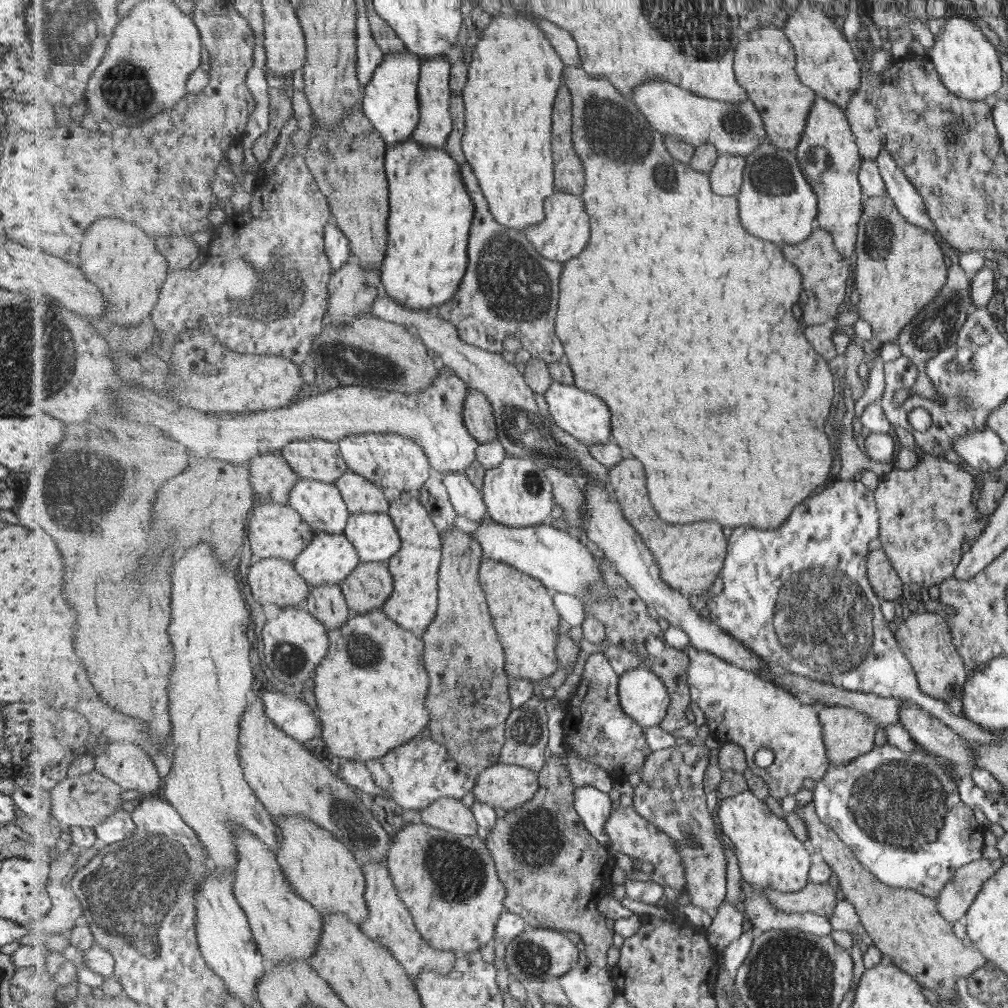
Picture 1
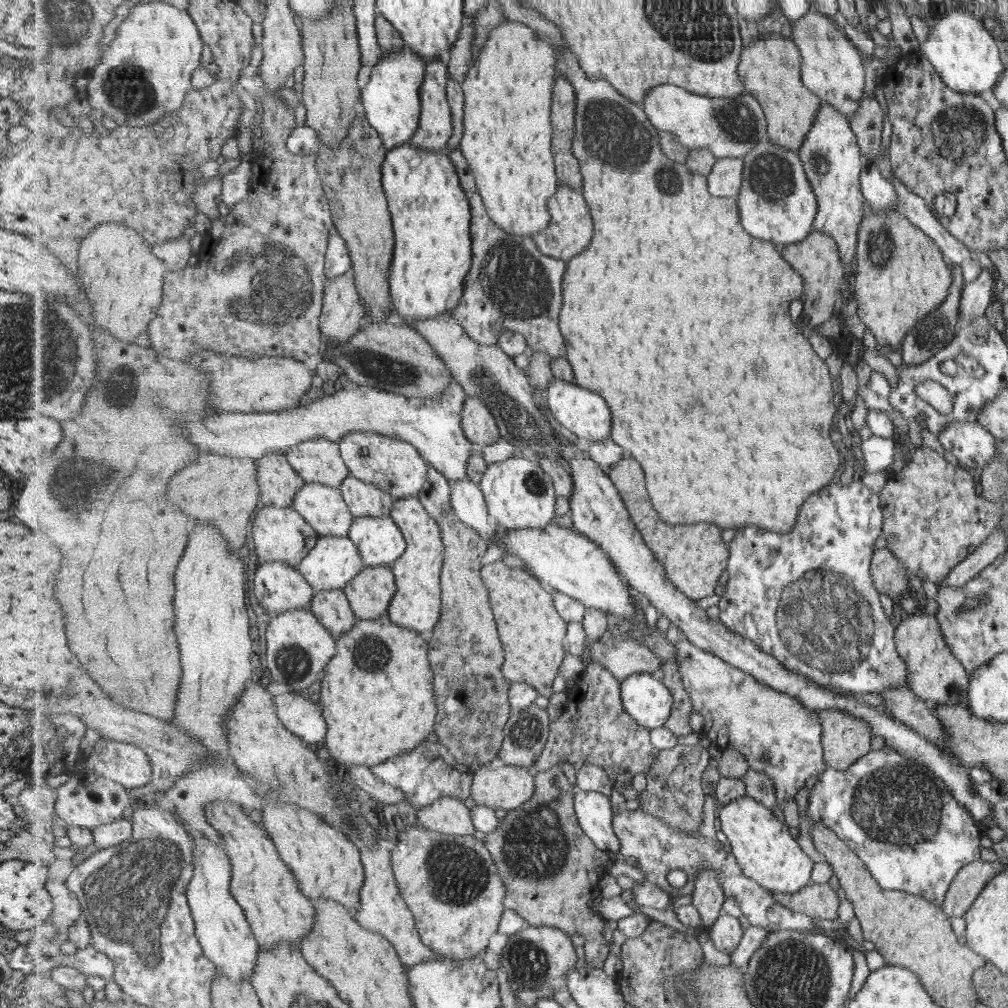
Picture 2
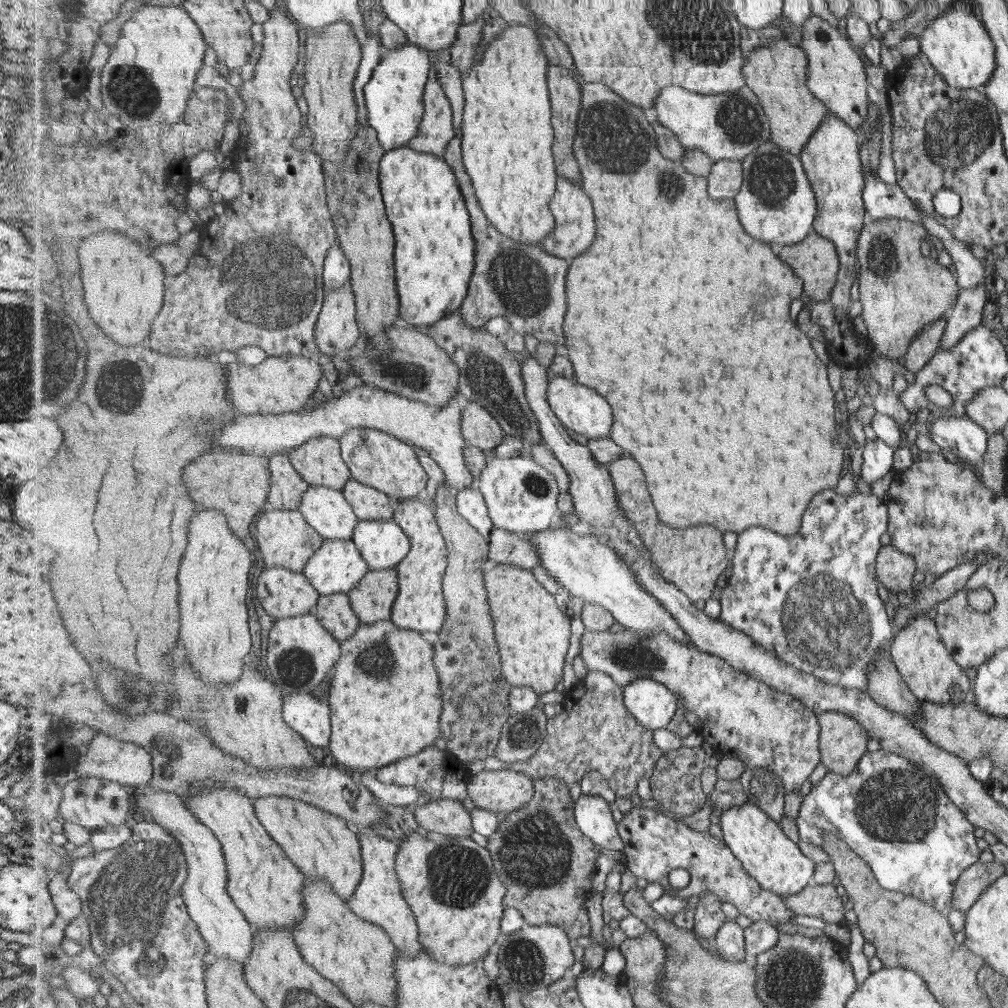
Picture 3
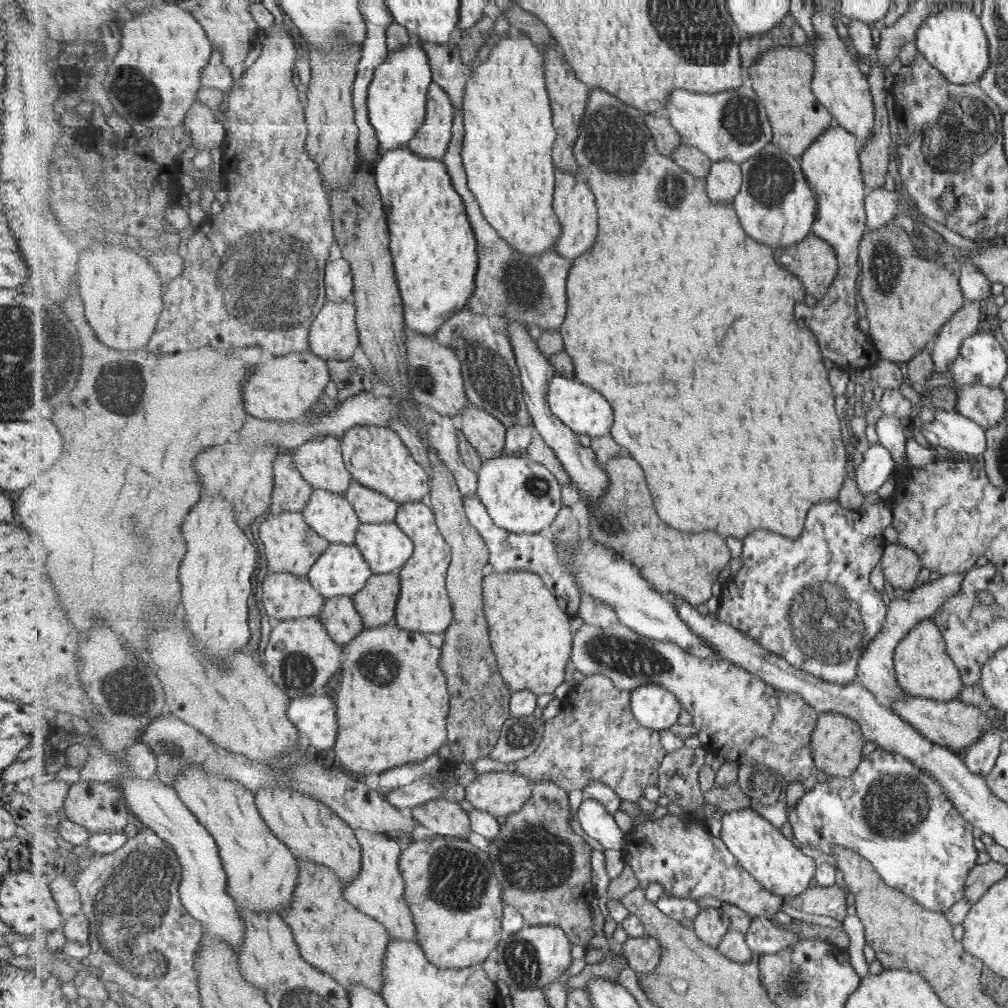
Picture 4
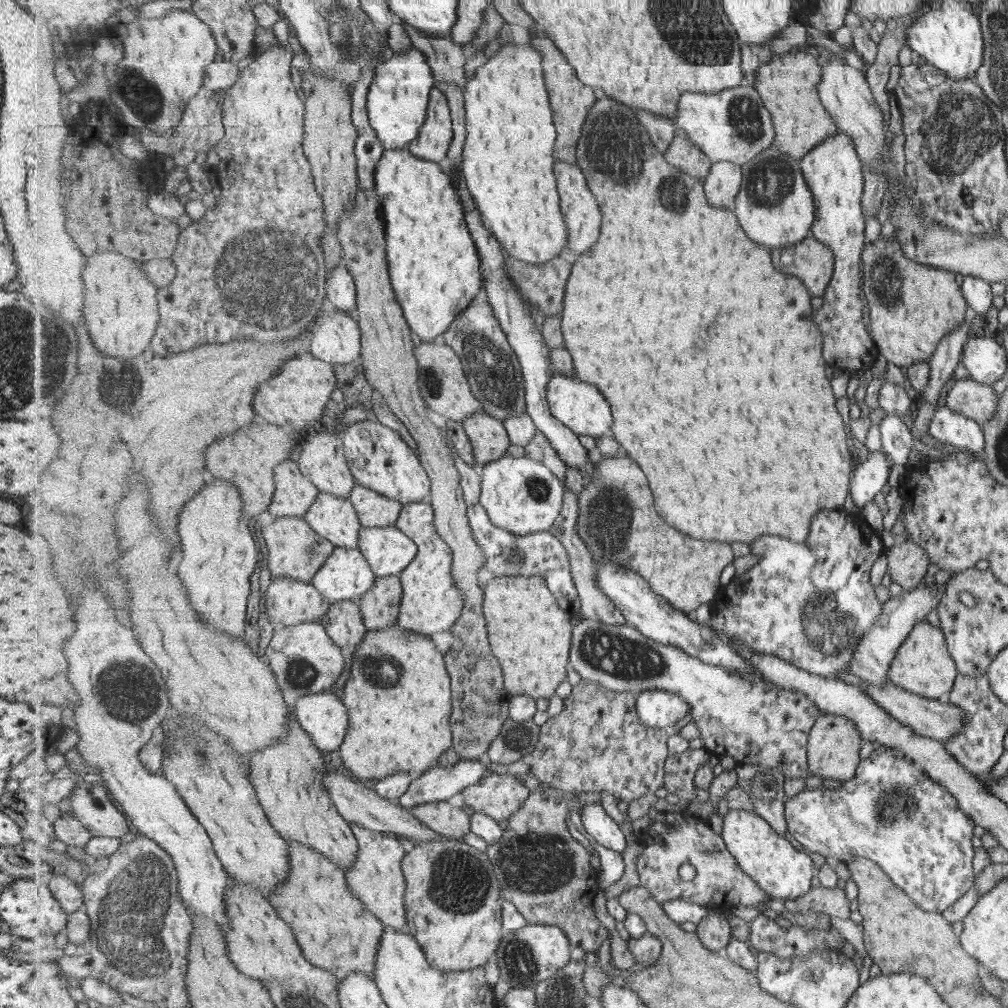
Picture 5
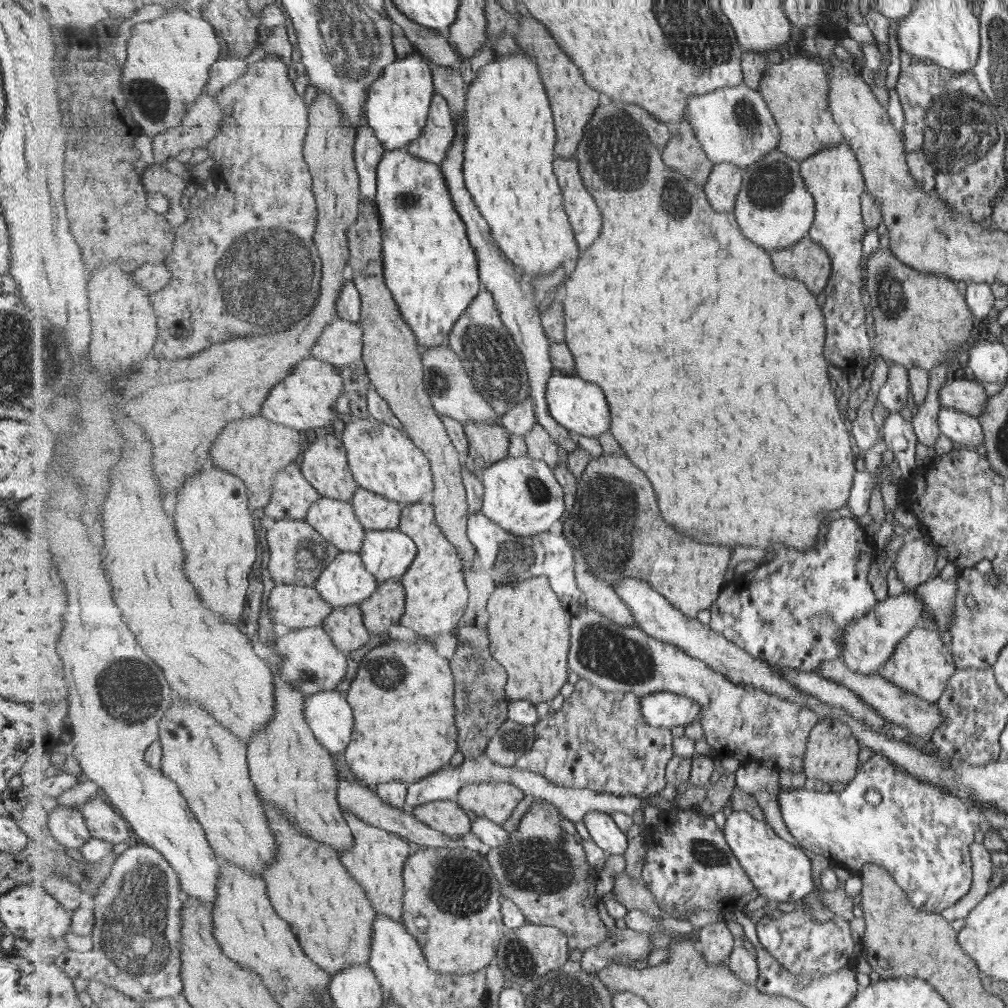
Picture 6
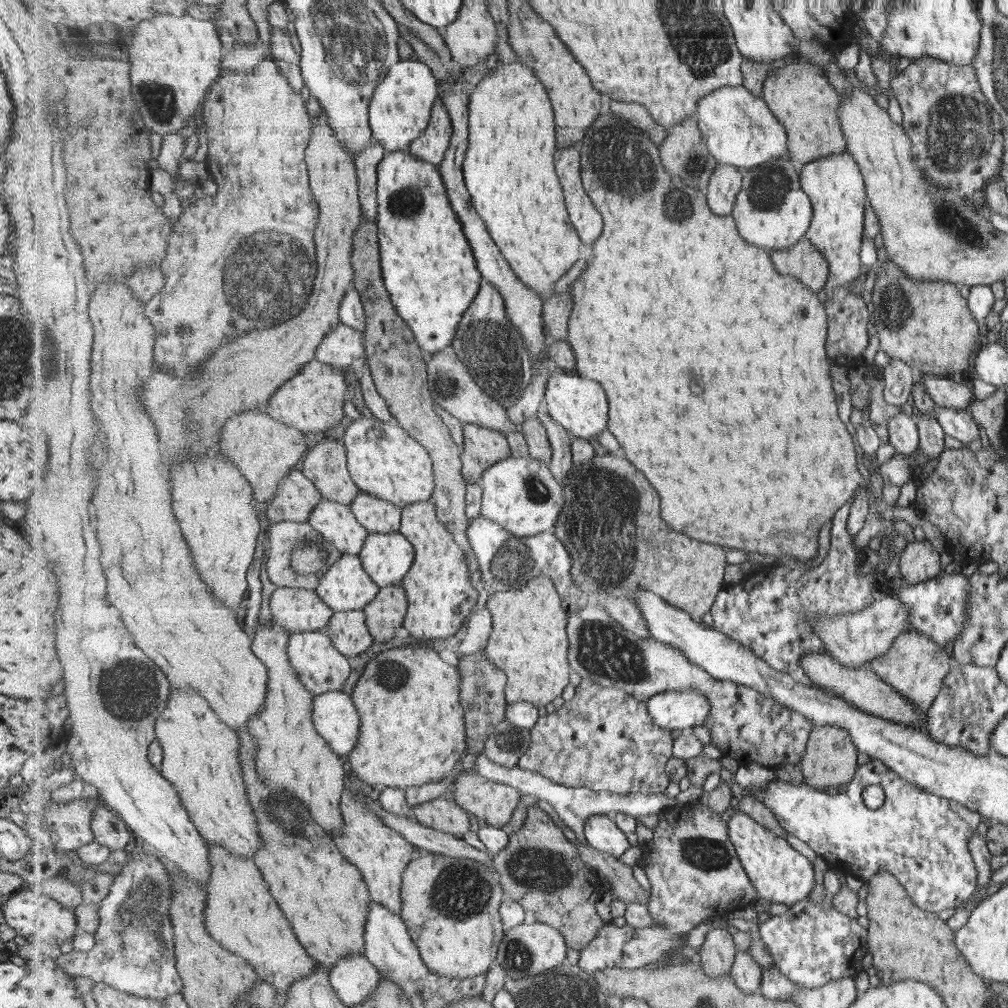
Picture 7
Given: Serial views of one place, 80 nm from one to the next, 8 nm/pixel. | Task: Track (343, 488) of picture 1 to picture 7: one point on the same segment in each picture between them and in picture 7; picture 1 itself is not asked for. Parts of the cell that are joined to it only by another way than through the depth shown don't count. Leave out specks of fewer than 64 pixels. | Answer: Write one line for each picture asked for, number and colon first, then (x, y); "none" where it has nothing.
2: (363, 499)
3: (368, 503)
4: (371, 506)
5: (375, 510)
6: (376, 513)
7: (380, 516)

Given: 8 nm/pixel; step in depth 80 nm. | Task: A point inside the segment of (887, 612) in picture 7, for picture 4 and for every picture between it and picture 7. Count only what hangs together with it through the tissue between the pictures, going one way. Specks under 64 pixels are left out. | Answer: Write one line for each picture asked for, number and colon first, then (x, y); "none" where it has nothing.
4: (876, 671)
5: (877, 649)
6: (868, 642)

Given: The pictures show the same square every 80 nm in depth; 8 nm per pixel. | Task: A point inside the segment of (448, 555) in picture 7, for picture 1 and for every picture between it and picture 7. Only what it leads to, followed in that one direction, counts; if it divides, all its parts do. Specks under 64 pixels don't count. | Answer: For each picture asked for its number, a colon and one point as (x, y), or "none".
1: (414, 603)
2: (417, 605)
3: (420, 605)
4: (425, 605)
5: (431, 603)
6: (436, 594)

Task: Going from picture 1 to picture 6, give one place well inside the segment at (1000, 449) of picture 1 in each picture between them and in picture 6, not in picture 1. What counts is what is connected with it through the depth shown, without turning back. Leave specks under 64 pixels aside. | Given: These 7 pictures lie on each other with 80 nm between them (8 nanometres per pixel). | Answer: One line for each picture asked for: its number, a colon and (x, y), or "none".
2: (969, 443)
3: (959, 437)
4: (950, 431)
5: (956, 432)
6: (963, 430)

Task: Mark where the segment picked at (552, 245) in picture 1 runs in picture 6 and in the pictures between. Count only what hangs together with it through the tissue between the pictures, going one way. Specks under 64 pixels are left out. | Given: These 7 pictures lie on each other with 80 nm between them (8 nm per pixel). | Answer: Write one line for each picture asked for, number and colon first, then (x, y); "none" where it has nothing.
2: (571, 230)
3: (575, 229)
4: (575, 204)
5: (581, 212)
6: (587, 222)

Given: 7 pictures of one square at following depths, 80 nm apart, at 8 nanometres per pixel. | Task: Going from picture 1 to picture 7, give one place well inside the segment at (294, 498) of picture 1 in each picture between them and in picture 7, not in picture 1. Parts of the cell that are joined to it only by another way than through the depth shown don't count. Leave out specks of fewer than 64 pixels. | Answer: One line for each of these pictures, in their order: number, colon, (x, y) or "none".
2: (324, 507)
3: (328, 511)
4: (330, 514)
5: (334, 517)
6: (336, 520)
7: (336, 521)

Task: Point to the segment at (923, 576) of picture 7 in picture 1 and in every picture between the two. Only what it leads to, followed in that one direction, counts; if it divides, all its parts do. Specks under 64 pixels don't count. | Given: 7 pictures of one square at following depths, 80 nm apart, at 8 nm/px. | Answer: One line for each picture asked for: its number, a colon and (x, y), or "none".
1: (882, 575)
2: (888, 572)
3: (894, 570)
4: (899, 565)
5: (906, 563)
6: (913, 562)

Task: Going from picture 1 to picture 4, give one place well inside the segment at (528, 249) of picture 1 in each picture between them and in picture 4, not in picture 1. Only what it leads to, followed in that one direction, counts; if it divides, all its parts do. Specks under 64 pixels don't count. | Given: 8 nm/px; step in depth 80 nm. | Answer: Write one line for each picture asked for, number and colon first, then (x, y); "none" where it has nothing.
2: (512, 282)
3: (527, 287)
4: (533, 289)

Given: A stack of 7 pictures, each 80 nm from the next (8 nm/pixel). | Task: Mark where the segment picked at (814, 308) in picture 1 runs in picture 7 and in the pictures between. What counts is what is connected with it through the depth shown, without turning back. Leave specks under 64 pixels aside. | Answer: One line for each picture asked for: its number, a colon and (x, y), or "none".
2: (817, 258)
3: (816, 260)
4: (815, 261)
5: (813, 261)
6: (809, 261)
7: (804, 261)

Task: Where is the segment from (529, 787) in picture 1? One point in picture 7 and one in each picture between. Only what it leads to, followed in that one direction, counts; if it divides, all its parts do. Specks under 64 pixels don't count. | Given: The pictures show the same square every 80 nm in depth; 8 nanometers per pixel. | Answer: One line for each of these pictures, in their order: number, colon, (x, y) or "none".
2: (507, 787)
3: (507, 790)
4: (503, 793)
5: (499, 795)
6: (496, 800)
7: (491, 802)

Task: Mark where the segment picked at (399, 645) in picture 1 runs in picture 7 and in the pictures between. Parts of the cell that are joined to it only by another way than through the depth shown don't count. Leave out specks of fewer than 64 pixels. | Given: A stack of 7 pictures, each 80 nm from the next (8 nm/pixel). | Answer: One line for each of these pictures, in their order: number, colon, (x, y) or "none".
2: (378, 693)
3: (385, 693)
4: (393, 700)
5: (399, 695)
6: (404, 693)
7: (412, 732)

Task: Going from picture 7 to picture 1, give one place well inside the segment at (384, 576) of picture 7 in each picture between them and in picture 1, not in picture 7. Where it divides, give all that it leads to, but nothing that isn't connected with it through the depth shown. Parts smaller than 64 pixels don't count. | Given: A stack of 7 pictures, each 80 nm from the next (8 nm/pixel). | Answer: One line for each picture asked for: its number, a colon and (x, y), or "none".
1: (375, 535)
2: (381, 542)
3: (383, 544)
4: (386, 547)
5: (389, 551)
6: (388, 554)

